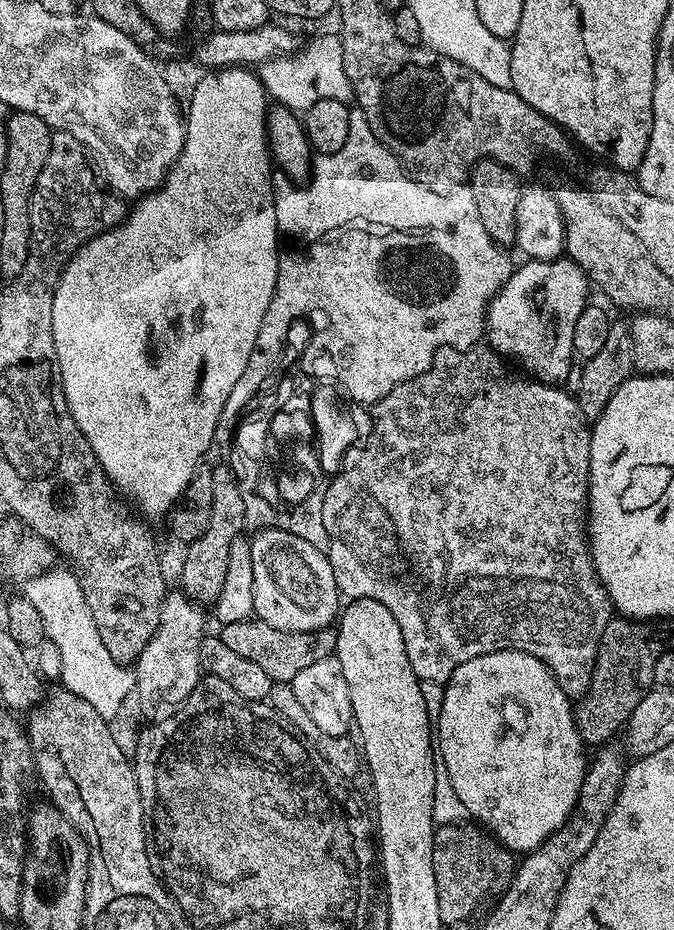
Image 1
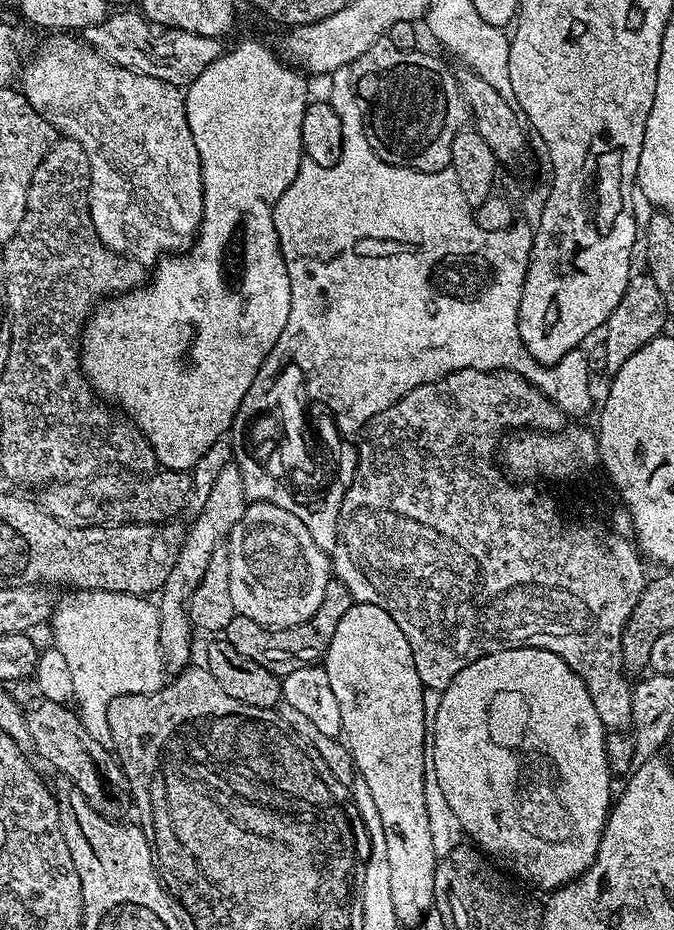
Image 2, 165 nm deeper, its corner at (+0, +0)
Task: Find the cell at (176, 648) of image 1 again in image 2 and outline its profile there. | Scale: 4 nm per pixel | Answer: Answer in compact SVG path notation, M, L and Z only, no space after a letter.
M235 462L222 466L214 487L210 489L210 498L206 498L206 506L191 521L192 526L180 548L177 549L170 574L158 596L157 608L160 611L159 642L163 650L165 667L172 672L183 671L190 663L192 652L192 632L194 628L188 617L187 603L192 591L201 578L205 576L210 558L221 547L232 532L234 526L241 521L247 508L242 474Z

